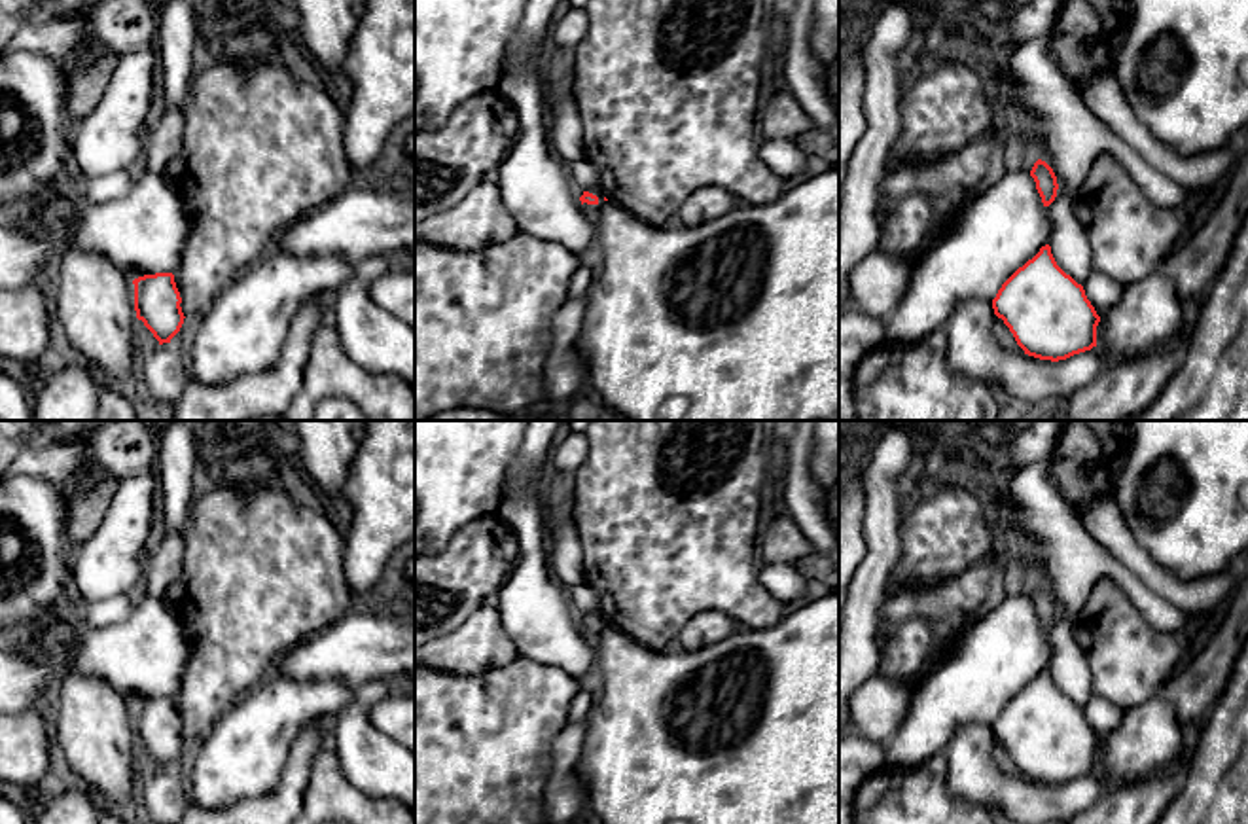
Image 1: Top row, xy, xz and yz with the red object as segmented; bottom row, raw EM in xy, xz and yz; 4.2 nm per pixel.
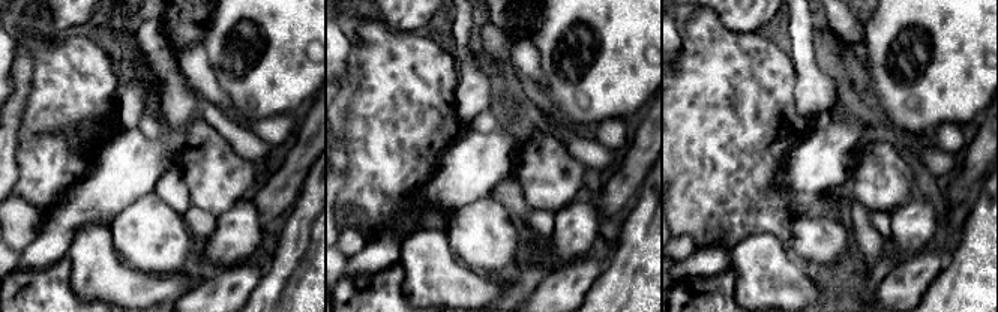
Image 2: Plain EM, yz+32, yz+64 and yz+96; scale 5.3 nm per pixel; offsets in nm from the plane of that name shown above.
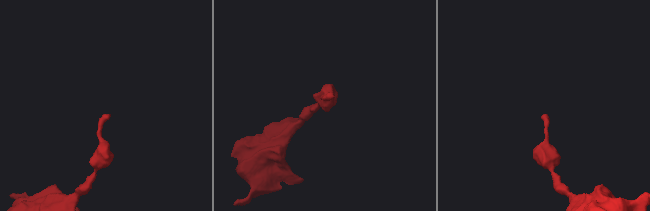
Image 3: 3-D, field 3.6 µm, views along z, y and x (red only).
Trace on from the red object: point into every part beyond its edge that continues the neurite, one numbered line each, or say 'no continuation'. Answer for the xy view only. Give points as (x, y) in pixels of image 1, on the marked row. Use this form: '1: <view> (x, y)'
no continuation

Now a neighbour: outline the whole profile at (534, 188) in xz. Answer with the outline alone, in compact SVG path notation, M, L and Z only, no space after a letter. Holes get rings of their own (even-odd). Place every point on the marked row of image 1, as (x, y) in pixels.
M540 53L517 59L500 76L496 93L517 114L519 136L492 176L521 233L581 256L597 241L597 225L570 191L568 172L553 159L545 119L551 87L540 80Z

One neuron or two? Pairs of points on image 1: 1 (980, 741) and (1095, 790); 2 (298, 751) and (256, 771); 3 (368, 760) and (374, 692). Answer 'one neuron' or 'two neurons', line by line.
1: one neuron
2: two neurons
3: one neuron

